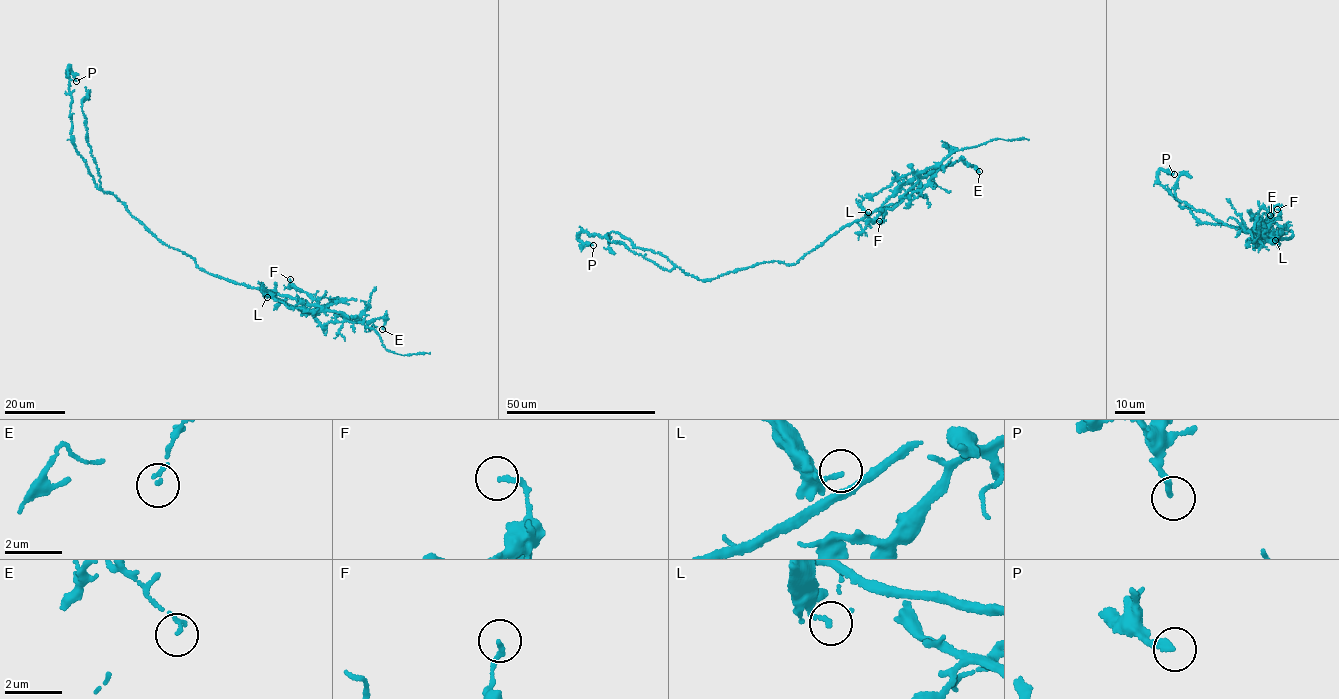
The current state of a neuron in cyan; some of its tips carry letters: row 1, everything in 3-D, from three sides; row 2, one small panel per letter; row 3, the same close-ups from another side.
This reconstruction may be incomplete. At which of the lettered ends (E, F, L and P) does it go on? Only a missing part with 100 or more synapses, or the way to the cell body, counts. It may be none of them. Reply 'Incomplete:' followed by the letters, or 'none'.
Incomplete: none

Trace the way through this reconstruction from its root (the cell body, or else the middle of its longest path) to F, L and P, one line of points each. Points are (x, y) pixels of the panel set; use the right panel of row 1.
F: (1292, 234), (1292, 237), (1282, 239), (1273, 232), (1258, 233), (1268, 218), (1277, 217), (1280, 211), (1277, 209)
L: (1292, 234), (1292, 237), (1282, 239), (1273, 232), (1259, 235), (1258, 232), (1253, 240), (1258, 247), (1275, 240)
P: (1292, 234), (1278, 238), (1268, 223), (1248, 232), (1200, 222), (1157, 177), (1163, 170), (1174, 174)

